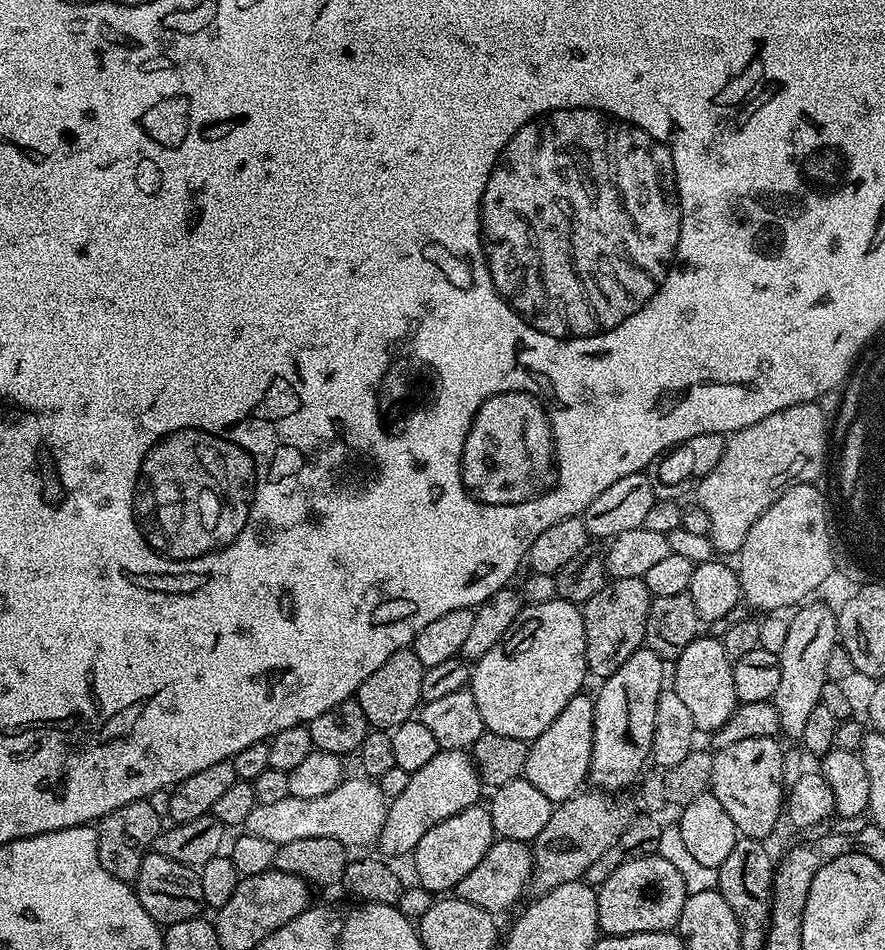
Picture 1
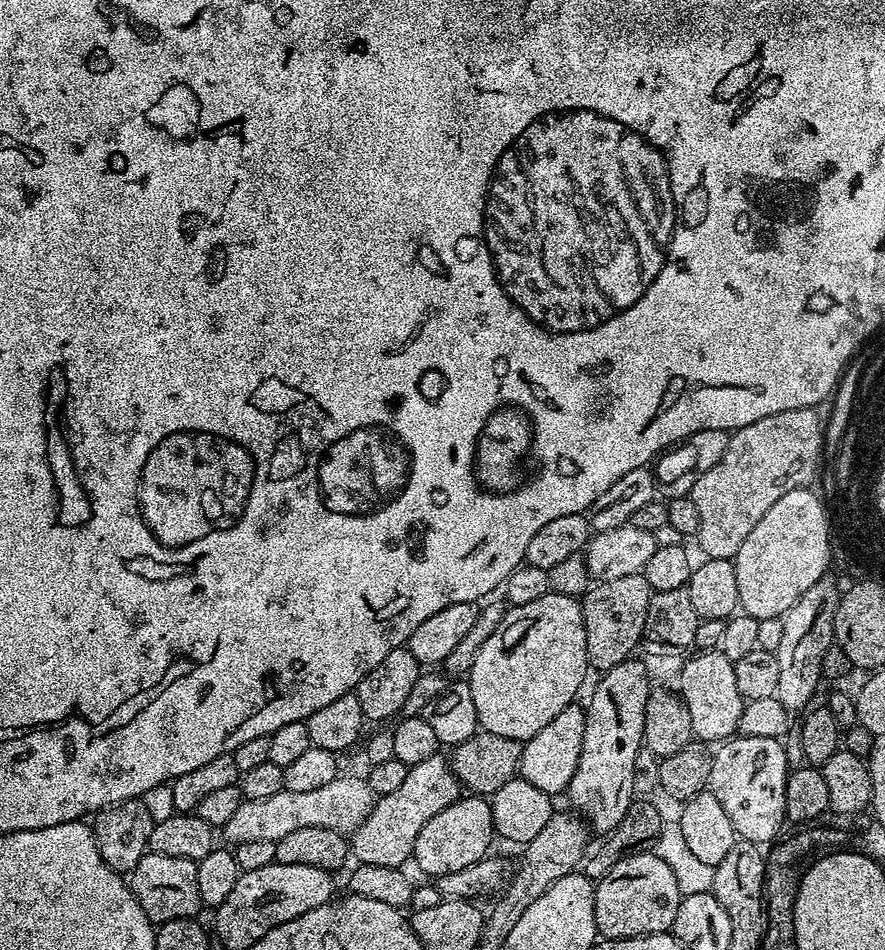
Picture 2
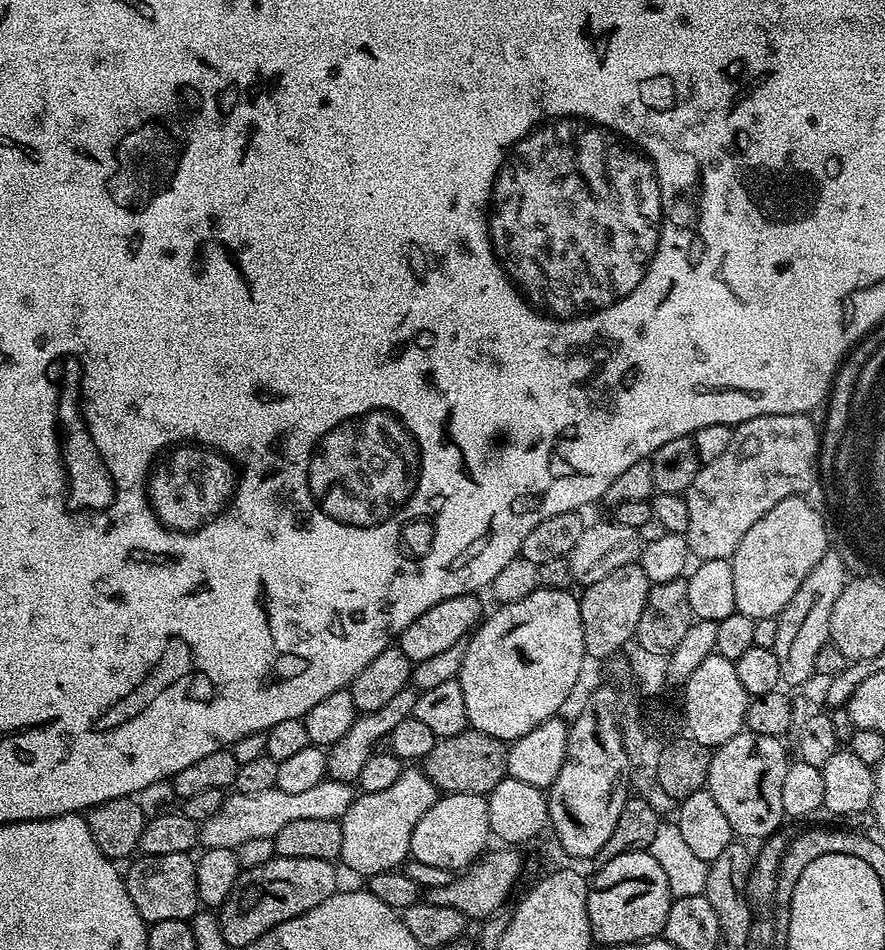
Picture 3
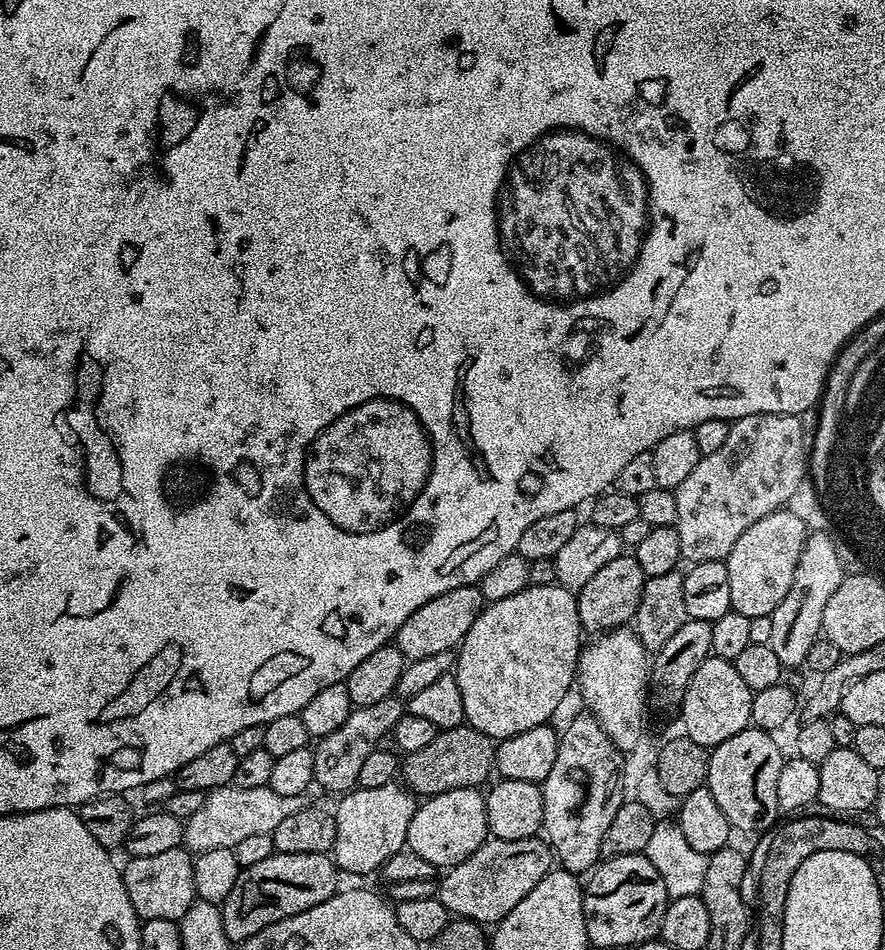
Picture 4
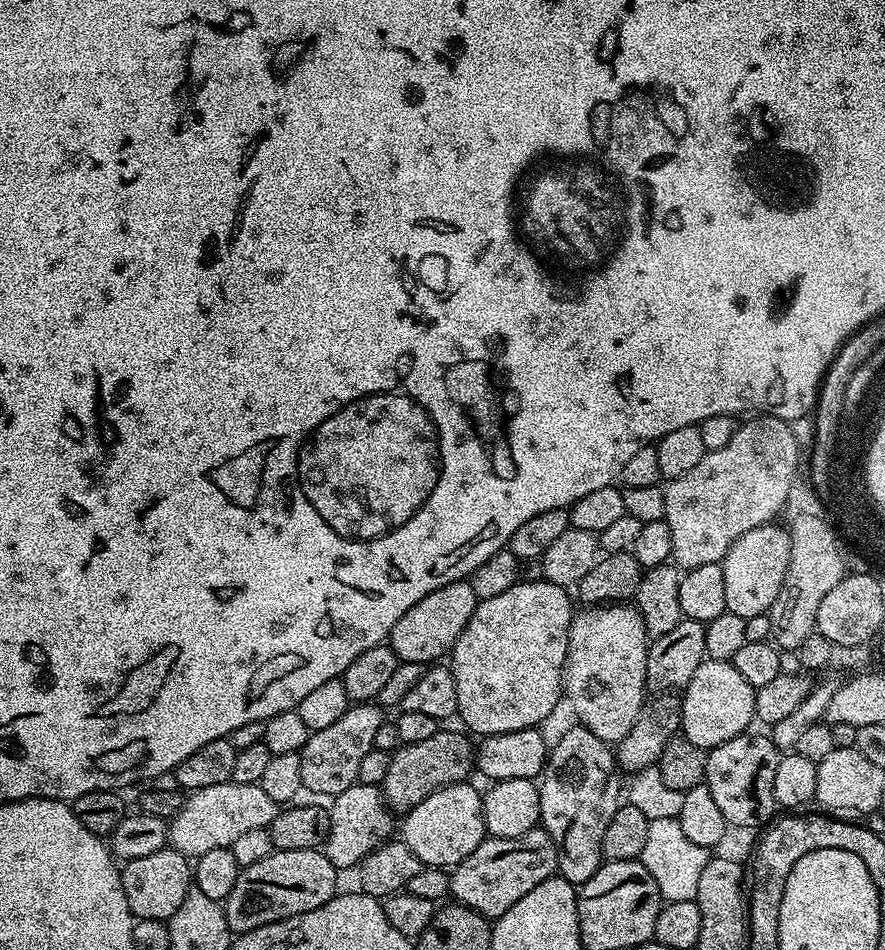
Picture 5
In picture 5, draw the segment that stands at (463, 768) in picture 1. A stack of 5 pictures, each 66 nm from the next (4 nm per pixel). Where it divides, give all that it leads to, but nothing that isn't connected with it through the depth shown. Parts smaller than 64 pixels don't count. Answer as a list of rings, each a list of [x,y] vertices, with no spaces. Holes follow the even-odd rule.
[[[352,784],[342,794],[331,797],[330,807],[330,834],[324,839],[322,851],[326,858],[330,858],[337,870],[344,868],[355,869],[378,847],[393,839],[393,813],[384,803],[384,793],[375,784]]]

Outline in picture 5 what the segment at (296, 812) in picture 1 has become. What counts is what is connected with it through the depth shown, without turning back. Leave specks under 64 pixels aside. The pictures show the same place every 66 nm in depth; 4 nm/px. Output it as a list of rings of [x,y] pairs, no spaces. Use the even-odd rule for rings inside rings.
[[[219,784],[195,789],[185,799],[168,824],[168,844],[177,848],[183,856],[195,858],[210,850],[231,848],[241,834],[250,830],[269,828],[274,822],[278,805],[266,795],[258,784]]]

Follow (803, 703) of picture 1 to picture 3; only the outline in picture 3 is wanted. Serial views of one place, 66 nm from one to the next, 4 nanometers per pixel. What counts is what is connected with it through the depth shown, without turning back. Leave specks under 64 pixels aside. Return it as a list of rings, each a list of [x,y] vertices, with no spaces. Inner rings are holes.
[[[835,556],[821,558],[818,566],[806,574],[806,582],[798,586],[794,598],[786,602],[776,617],[778,638],[774,638],[772,651],[778,658],[780,678],[785,685],[804,684],[816,676],[814,661],[818,658],[818,650],[830,642],[830,610],[834,610],[834,602],[838,602],[838,594],[842,594],[849,579],[849,569],[843,568]]]

